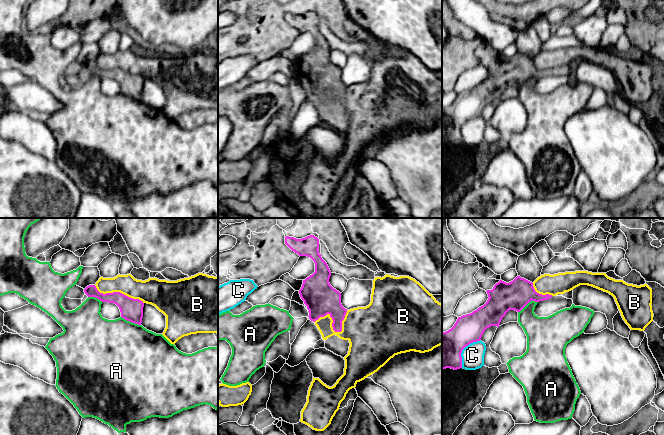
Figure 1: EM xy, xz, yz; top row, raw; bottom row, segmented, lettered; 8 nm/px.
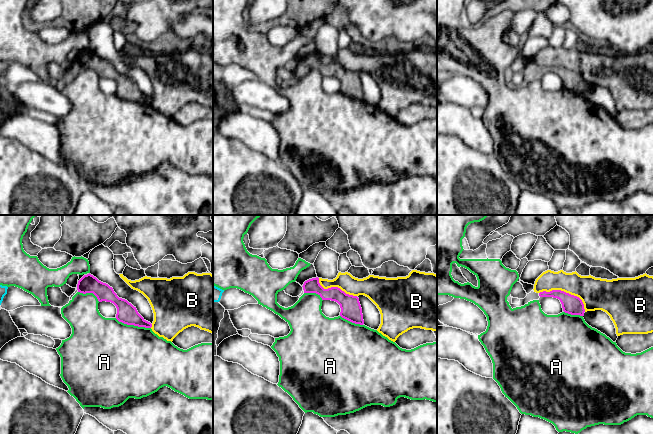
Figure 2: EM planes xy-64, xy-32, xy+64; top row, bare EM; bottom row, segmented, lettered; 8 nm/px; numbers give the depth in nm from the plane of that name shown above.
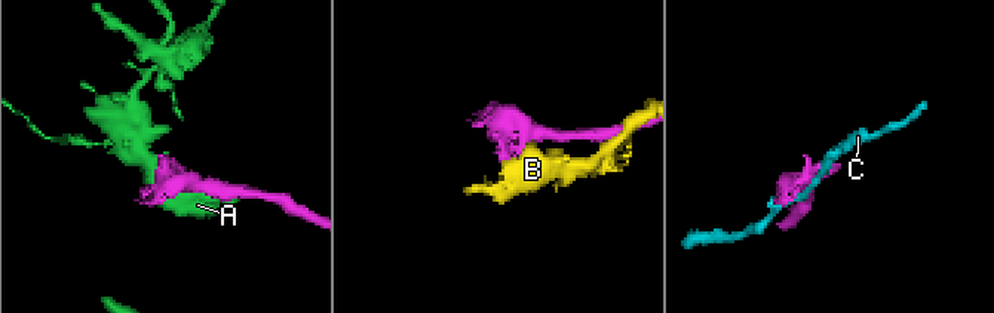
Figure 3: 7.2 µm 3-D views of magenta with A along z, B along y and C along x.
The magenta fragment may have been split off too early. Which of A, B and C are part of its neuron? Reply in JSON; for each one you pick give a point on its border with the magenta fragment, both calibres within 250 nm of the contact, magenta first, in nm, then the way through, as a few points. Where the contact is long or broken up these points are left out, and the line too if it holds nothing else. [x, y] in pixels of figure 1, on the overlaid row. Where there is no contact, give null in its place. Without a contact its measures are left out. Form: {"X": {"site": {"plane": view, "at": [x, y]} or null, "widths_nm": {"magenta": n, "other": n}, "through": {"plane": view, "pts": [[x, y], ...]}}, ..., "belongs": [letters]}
{"belongs": []}

